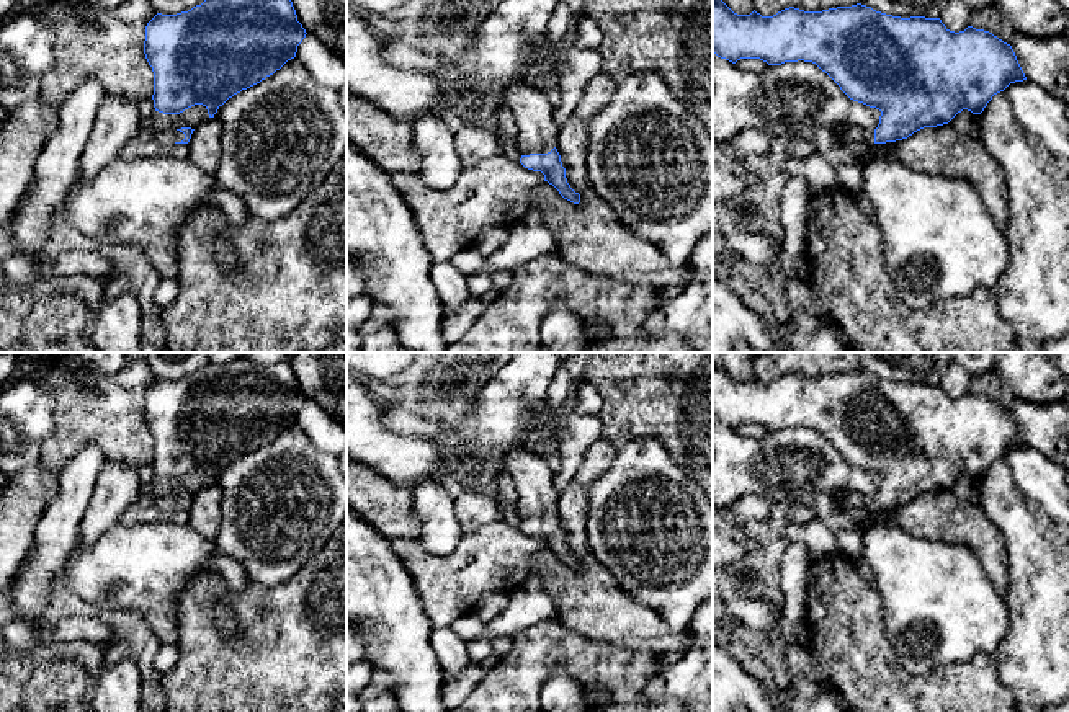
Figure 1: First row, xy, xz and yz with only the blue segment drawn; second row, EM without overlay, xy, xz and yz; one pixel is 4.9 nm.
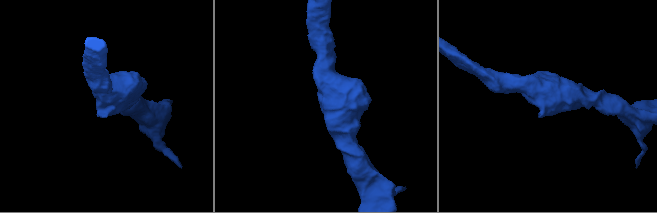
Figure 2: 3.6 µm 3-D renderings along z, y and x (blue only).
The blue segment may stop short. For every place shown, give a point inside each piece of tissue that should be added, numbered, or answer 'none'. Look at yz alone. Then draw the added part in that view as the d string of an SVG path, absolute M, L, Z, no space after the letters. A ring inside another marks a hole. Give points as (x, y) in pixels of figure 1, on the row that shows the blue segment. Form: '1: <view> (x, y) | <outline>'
1: yz (857, 134) | M839 124L830 127L835 139L840 131L845 131L848 139L852 139L855 144L874 144L874 131L865 131L853 124Z

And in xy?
1: xy (169, 136) | M177 129L157 131L154 136L154 140L163 145L181 142L183 139L185 139L185 134Z

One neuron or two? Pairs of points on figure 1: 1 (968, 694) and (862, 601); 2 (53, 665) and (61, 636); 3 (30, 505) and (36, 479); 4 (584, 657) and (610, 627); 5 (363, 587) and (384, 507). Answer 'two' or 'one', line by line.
1: one
2: two
3: one
4: two
5: two

